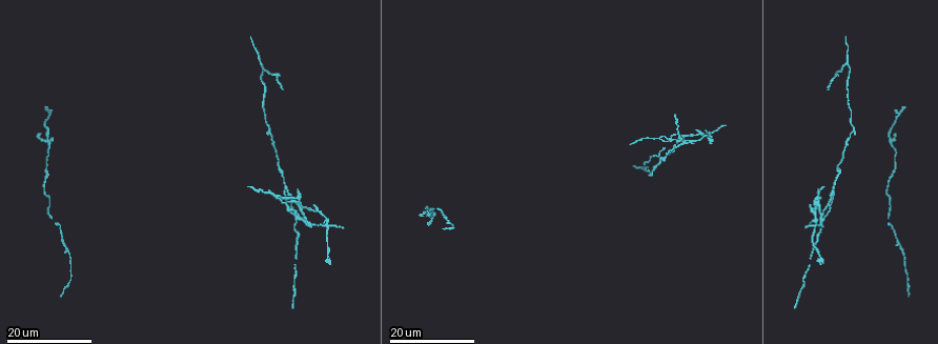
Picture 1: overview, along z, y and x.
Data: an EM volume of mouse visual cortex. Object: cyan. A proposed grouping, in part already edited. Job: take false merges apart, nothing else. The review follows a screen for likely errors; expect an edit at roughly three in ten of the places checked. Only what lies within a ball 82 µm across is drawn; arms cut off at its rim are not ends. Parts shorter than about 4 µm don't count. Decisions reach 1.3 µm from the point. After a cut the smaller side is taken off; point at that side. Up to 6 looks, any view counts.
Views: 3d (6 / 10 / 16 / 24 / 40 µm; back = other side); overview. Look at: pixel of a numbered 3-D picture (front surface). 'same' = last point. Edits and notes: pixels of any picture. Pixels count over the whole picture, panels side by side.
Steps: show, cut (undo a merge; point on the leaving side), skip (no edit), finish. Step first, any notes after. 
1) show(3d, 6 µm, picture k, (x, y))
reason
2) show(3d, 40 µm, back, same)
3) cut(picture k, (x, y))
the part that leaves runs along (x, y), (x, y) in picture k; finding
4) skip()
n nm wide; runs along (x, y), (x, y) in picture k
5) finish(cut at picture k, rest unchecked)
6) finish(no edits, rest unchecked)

show(3d, 16 µm, picture 1, (890, 142))
looks like a crossing

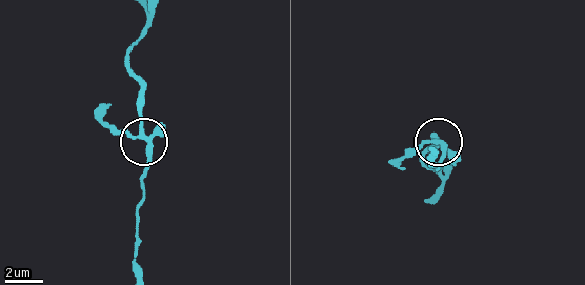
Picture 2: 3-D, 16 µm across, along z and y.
show(3d, 10 µm, picture 2, (140, 134))
zoom in

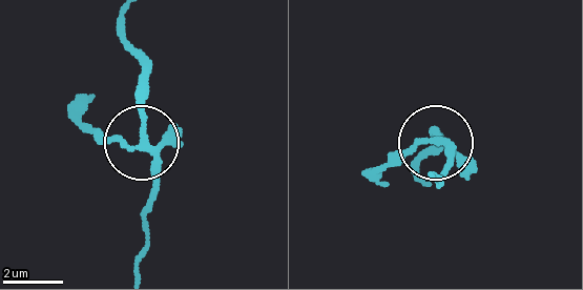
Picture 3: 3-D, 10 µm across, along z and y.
skip()
4 arms; runs along (134, 266), (149, 235), (154, 160), (84, 130) in picture 3; continuous, no second cell

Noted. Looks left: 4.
show(3d, 16 µm, picture 1, (844, 62))
branch point

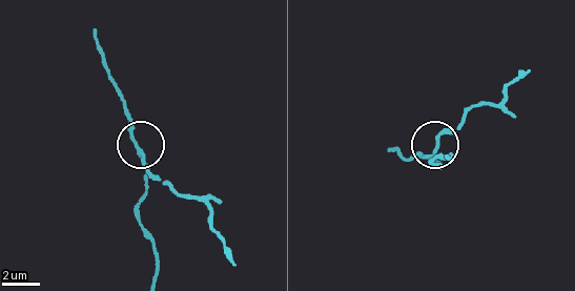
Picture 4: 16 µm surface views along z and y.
show(3d, 10 µm, picture 4, (435, 149))

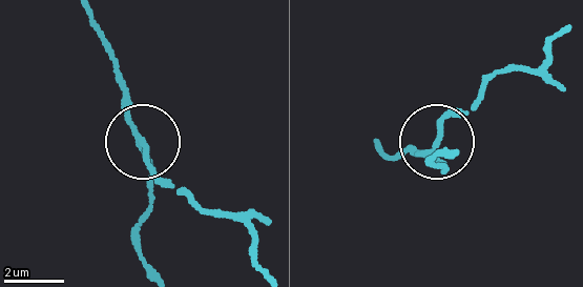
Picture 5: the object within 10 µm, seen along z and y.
cut(picture 5, (441, 120))
the part that leaves runs along (429, 148), (488, 81), (539, 68), (559, 33) in picture 5; a second cell is stuck on

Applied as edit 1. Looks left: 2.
show(3d, 24 µm, picture 1, (834, 189))
branch point

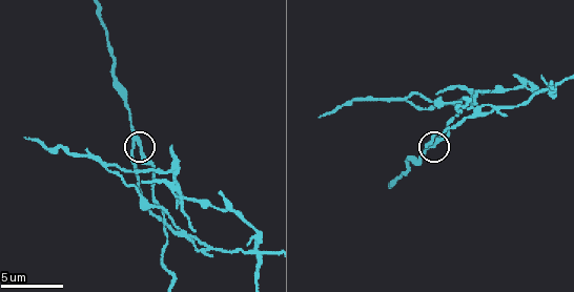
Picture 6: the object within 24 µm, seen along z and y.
show(3d, 10 µm, picture 6, (140, 142))
zoom in

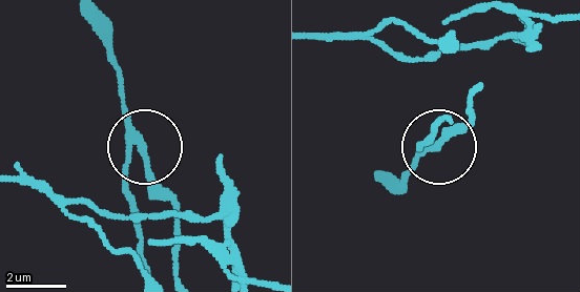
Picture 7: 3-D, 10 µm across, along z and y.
cut(picture 7, (123, 172))
a second cell is stuck on

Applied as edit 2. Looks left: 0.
finish(cut at picture 5, cut at picture 7, rest unchecked)

